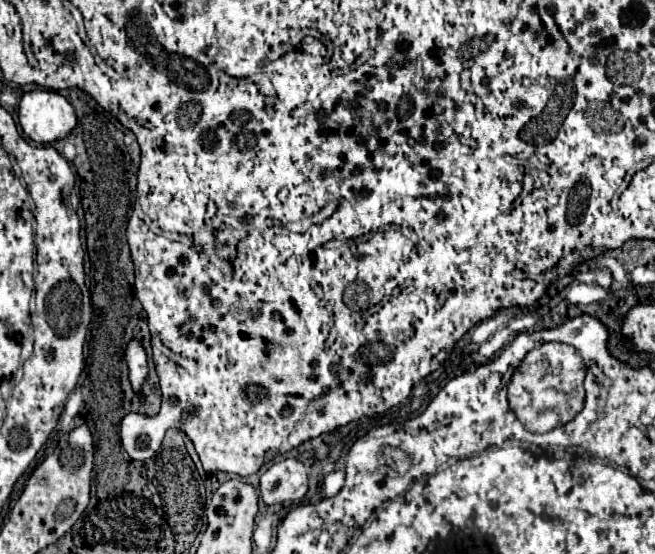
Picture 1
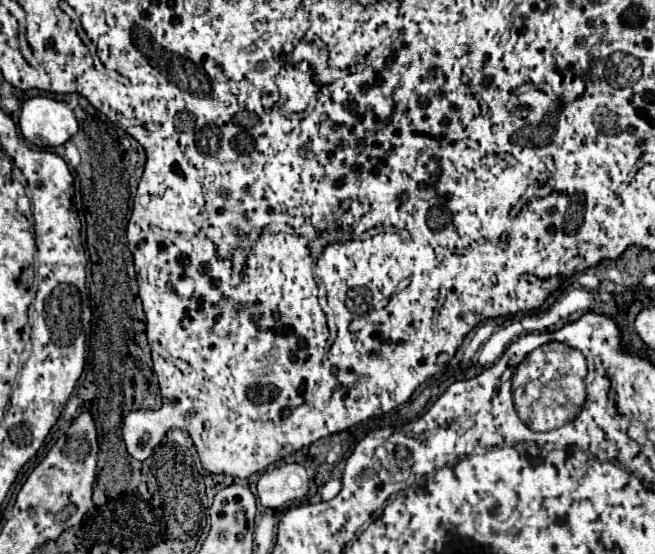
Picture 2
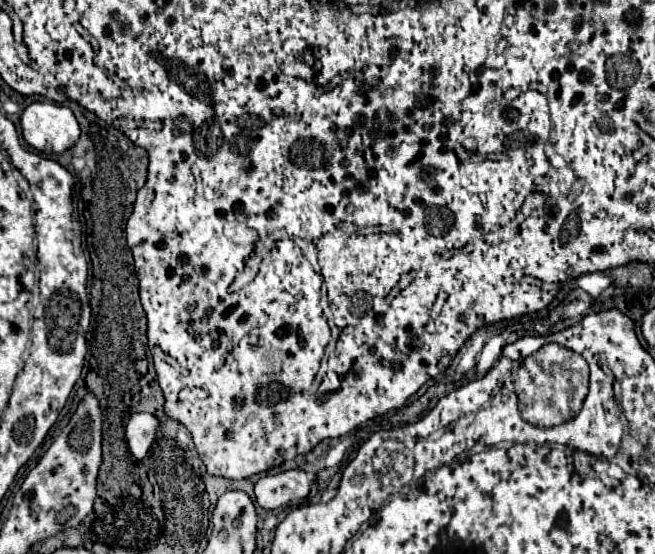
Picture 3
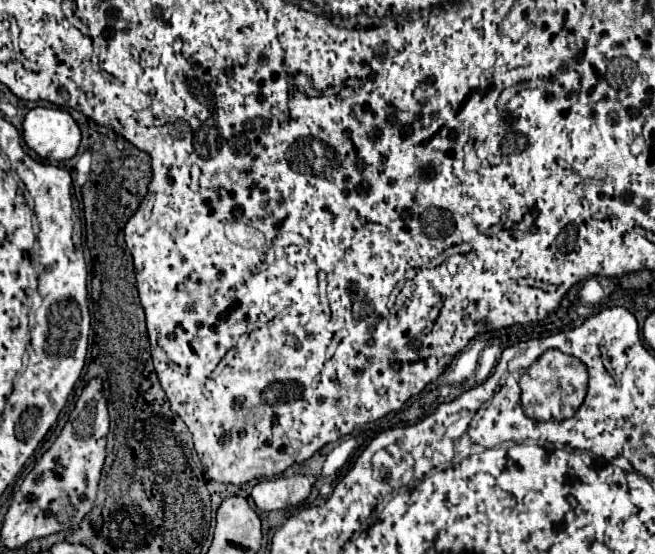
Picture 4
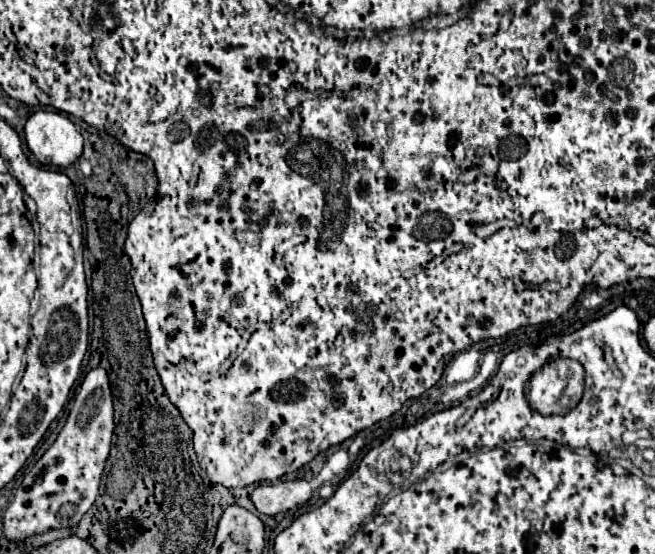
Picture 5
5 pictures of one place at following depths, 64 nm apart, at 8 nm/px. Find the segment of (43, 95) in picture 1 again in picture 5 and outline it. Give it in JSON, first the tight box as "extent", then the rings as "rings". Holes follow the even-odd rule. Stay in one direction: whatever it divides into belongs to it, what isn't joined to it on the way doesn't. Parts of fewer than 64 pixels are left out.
{"extent":[24,112,82,168],"rings":[[[34,112],[26,120],[24,138],[36,160],[46,166],[66,168],[82,154],[82,134],[62,112]]]}

